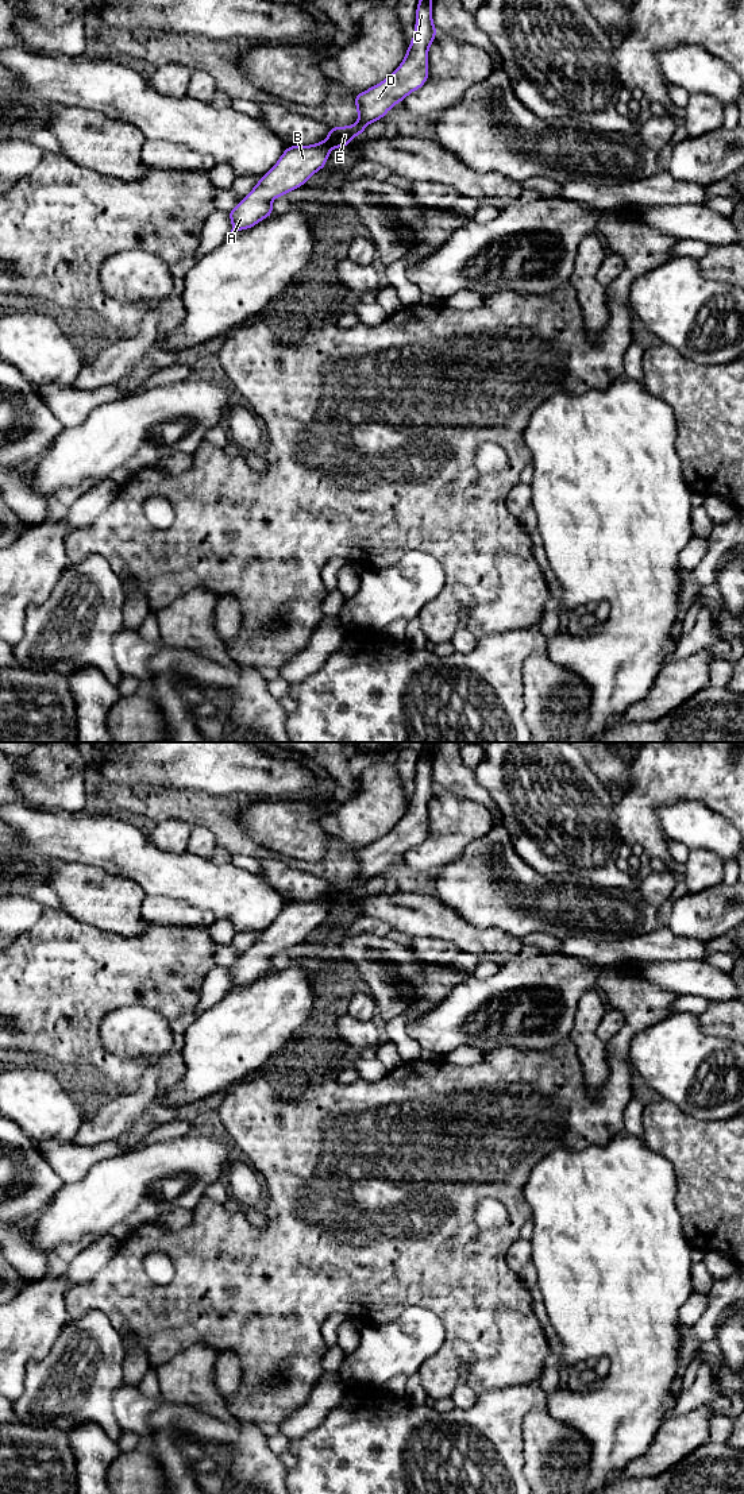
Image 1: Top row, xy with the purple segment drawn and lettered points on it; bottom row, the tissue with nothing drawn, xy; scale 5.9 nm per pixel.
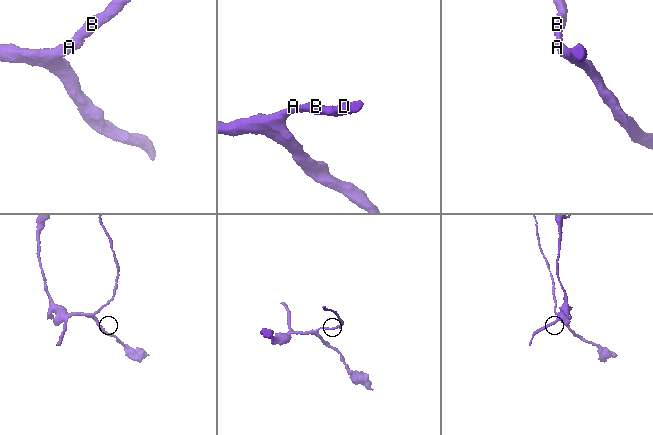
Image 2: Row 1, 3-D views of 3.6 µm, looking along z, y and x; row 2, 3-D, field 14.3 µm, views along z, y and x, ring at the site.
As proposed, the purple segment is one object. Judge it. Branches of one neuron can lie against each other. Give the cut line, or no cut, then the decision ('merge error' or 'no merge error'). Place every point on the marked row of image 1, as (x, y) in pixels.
no cut | no merge error

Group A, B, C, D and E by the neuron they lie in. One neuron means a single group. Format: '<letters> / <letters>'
A B C D E

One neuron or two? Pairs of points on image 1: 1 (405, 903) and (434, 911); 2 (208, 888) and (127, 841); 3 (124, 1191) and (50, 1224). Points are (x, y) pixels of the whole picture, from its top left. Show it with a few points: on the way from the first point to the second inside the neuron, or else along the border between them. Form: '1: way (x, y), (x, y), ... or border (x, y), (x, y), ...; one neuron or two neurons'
1: way (412, 907), (417, 911), (427, 911); one neuron
2: way (188, 877), (160, 873), (147, 861); one neuron
3: way (105, 1196), (92, 1205), (77, 1208), (69, 1216); one neuron

